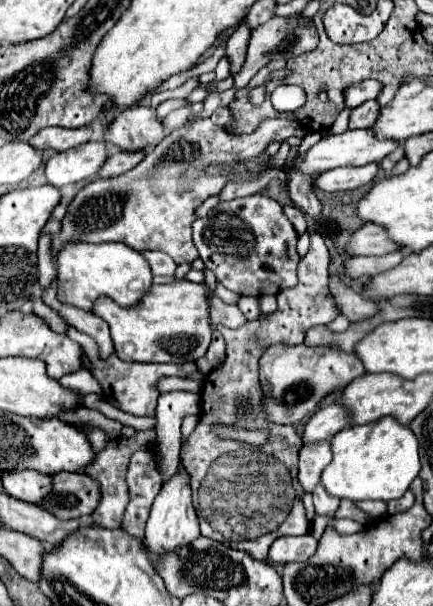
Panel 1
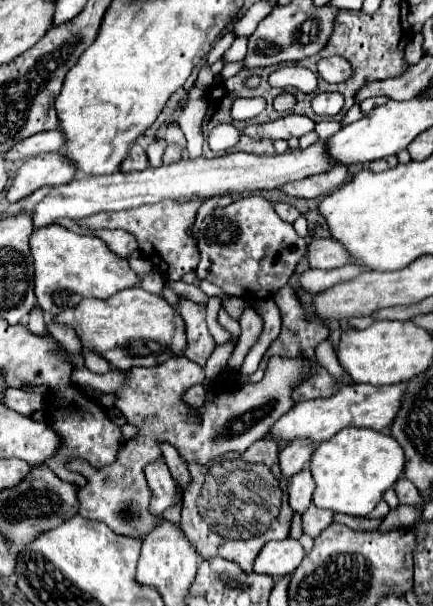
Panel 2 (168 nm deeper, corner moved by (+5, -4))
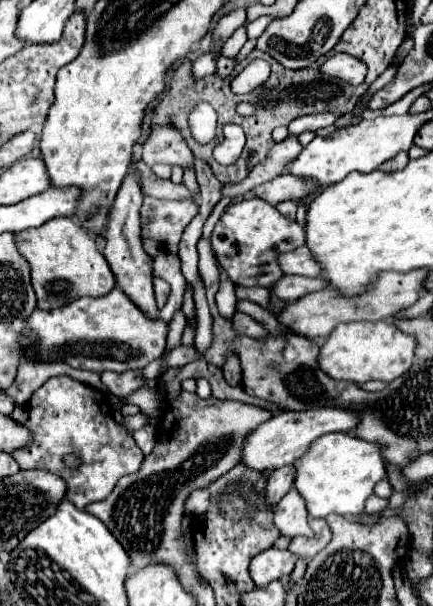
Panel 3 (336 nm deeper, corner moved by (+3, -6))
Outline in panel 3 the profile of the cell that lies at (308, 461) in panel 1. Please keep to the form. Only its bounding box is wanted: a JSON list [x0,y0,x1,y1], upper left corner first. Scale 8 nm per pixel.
[273,489,313,537]

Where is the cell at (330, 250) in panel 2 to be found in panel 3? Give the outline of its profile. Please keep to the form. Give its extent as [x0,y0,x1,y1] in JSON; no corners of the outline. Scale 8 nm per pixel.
[279,247,321,277]

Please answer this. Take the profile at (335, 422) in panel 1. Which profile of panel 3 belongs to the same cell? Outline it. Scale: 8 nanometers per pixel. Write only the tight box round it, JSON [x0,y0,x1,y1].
[265,465,295,507]

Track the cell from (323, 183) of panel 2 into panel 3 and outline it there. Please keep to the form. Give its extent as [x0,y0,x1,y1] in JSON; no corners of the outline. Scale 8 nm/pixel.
[253,173,317,205]

